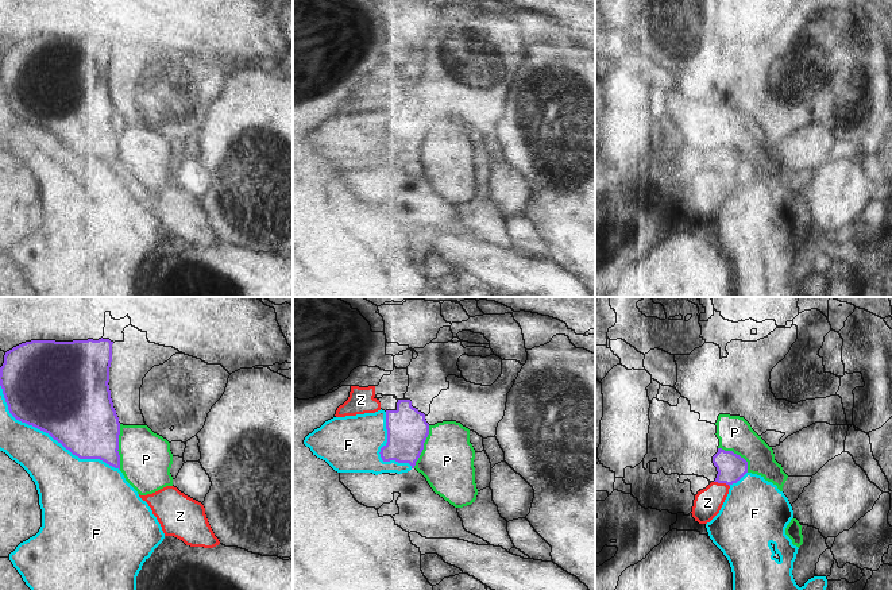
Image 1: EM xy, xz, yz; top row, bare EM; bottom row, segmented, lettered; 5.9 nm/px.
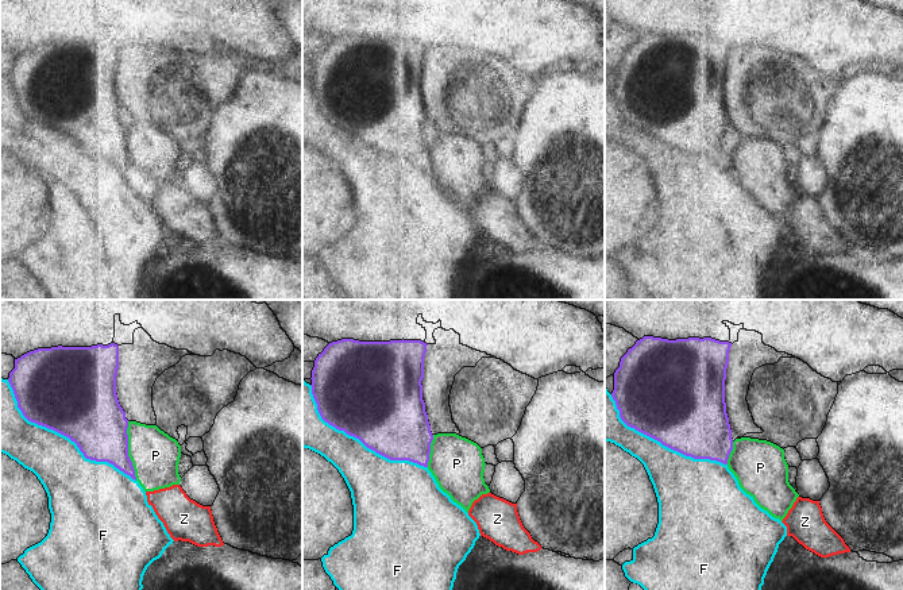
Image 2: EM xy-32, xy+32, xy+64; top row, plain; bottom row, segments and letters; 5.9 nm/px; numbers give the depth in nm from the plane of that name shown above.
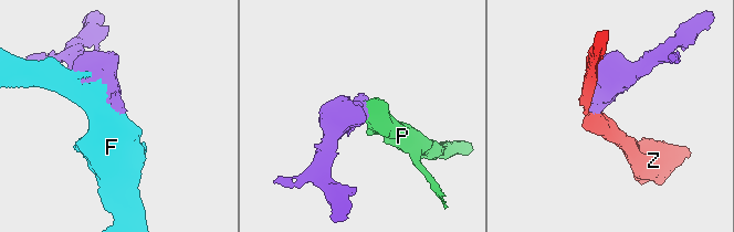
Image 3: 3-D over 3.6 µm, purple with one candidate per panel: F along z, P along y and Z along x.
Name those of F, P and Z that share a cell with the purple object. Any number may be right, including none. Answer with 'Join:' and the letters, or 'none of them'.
Join: none of them.

